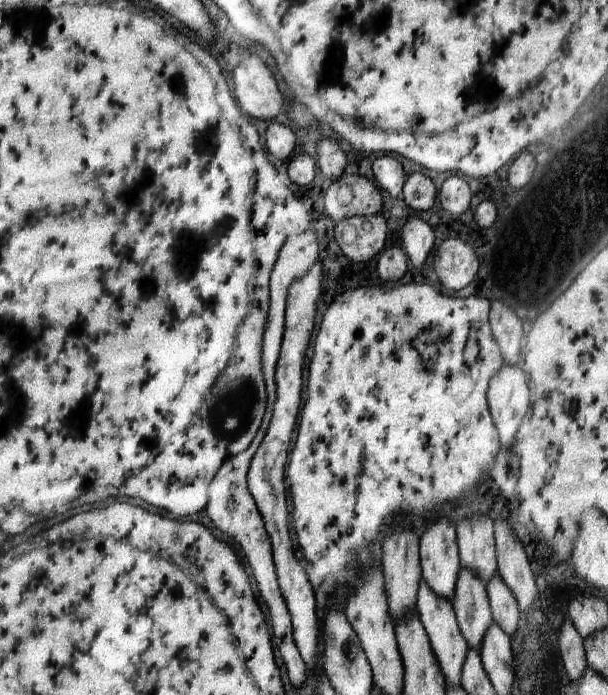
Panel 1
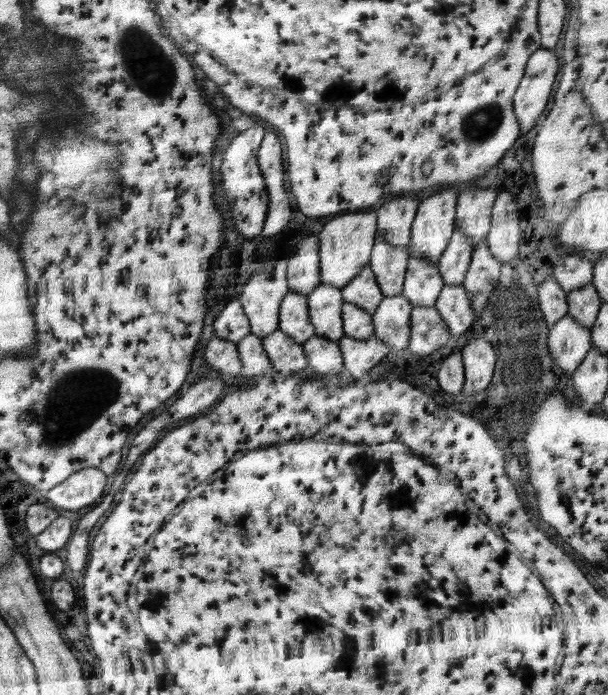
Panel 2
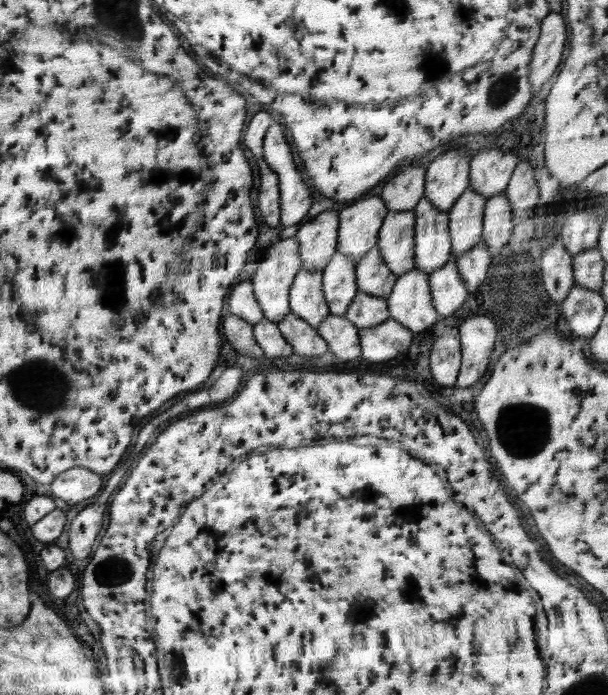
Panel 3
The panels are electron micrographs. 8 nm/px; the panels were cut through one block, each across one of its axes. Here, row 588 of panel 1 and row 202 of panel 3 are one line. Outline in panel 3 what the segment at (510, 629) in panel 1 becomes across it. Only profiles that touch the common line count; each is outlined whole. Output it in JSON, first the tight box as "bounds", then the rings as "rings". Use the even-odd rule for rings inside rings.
{"bounds":[482,191,514,255],"rings":[[[505,191],[487,199],[484,209],[482,239],[493,255],[511,240],[514,231],[512,207]]]}

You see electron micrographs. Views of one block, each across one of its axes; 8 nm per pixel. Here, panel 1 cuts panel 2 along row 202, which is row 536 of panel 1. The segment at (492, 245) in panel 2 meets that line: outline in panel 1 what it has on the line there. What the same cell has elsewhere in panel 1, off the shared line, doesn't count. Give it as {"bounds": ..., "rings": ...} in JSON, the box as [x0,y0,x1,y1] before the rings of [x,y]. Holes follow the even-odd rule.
{"bounds":[493,520,537,612],"rings":[[[504,520],[493,522],[497,570],[516,597],[519,610],[528,612],[537,596],[537,584],[523,544]]]}

